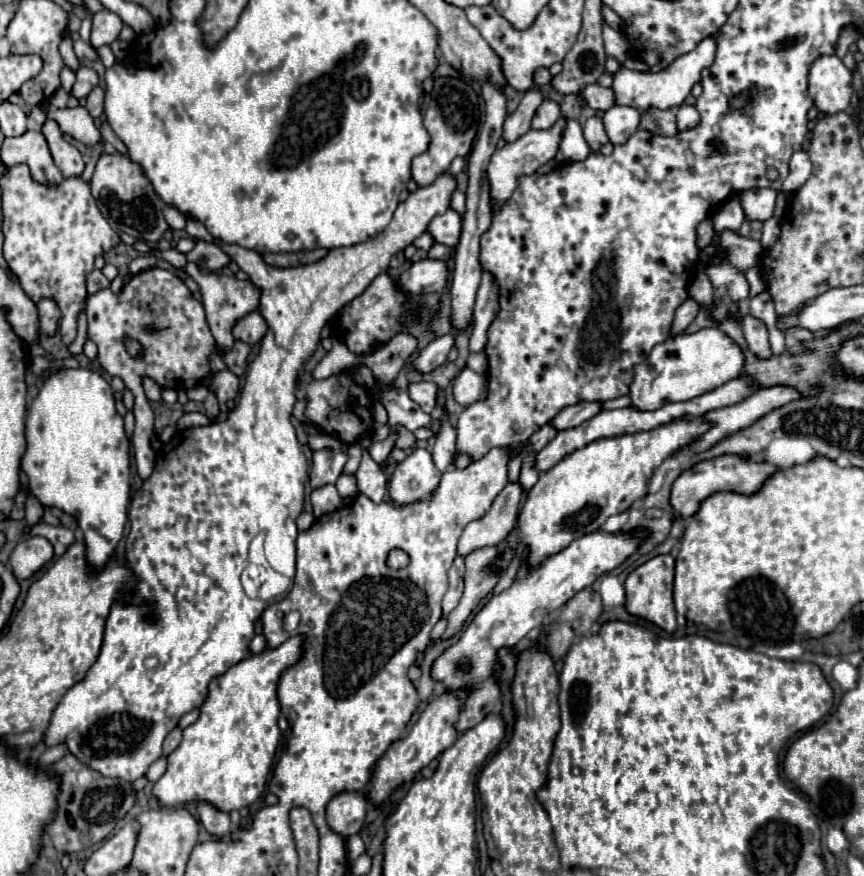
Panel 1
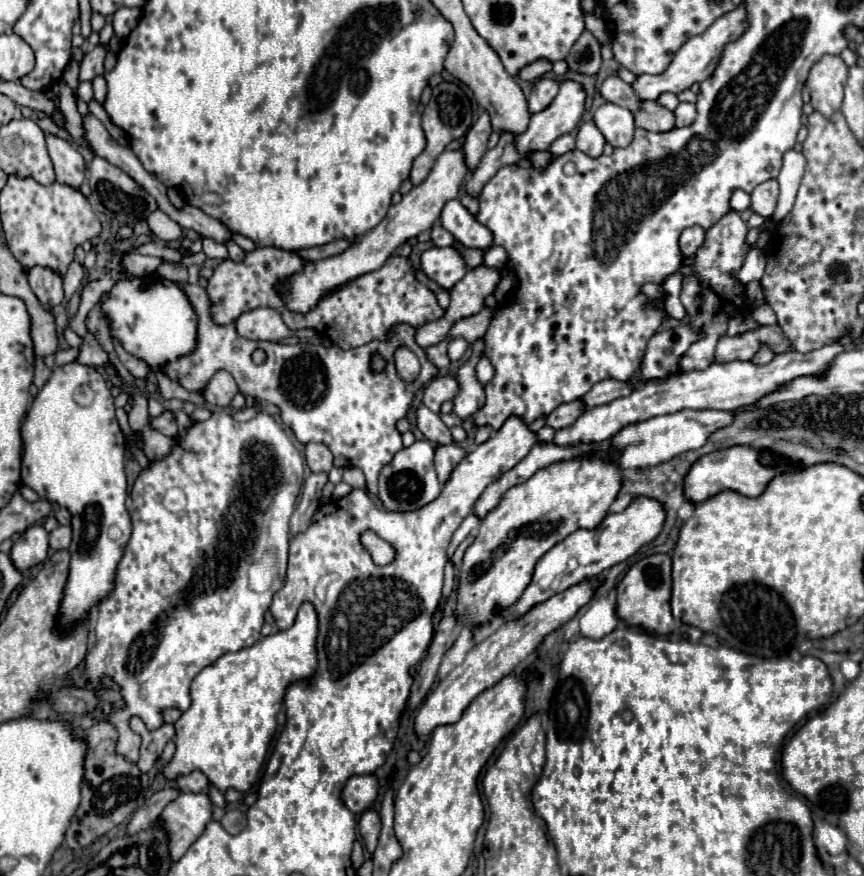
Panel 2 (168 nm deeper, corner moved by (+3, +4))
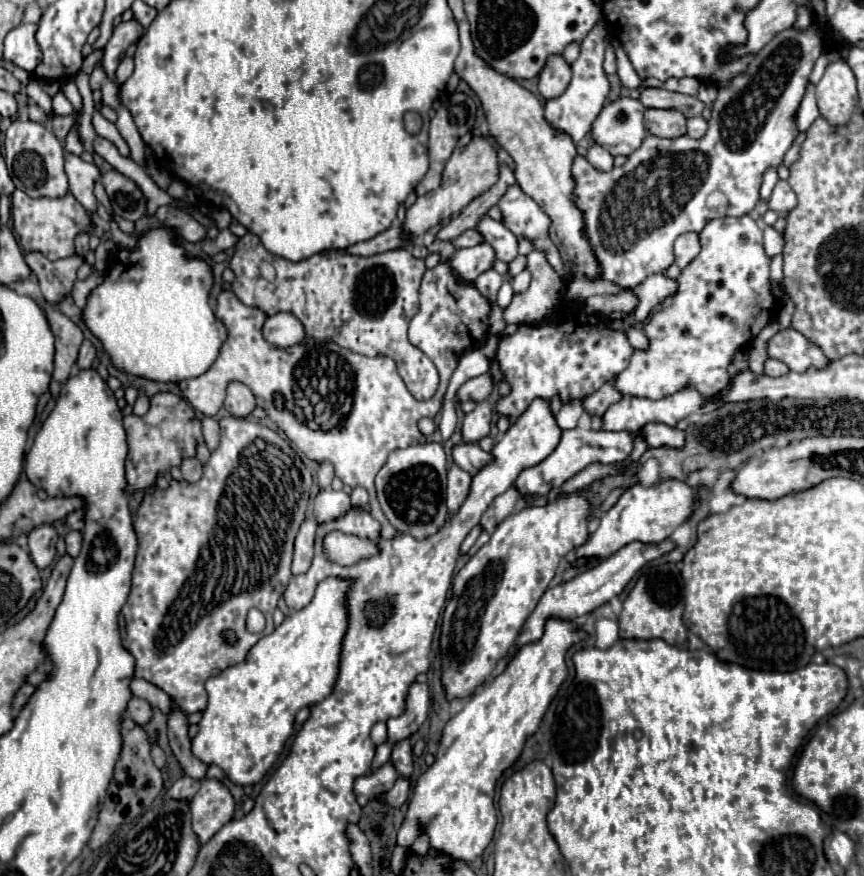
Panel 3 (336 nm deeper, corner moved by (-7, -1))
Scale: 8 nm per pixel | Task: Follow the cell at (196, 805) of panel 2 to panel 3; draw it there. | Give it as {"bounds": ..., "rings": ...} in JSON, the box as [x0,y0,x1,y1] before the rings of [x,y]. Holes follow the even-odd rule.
{"bounds":[190,779,234,845],"rings":[[[206,779],[190,801],[190,813],[192,831],[198,835],[198,843],[204,845],[224,823],[232,819],[234,799],[220,781]]]}

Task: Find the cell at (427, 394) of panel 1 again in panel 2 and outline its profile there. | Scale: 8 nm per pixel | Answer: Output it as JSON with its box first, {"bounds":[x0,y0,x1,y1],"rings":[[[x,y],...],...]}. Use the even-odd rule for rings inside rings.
{"bounds":[424,376,460,412],"rings":[[[436,376],[426,388],[424,388],[424,406],[428,406],[432,412],[440,412],[442,402],[452,400],[458,394],[460,386],[454,376]]]}

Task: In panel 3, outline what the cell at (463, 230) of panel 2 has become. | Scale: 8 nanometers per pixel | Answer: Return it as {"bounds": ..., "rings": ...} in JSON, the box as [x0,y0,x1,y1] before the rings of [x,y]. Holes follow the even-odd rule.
{"bounds":[476,215,518,263],"rings":[[[484,215],[478,221],[476,231],[484,237],[484,243],[492,245],[492,249],[500,261],[510,263],[518,255],[518,239],[500,221],[494,221]]]}

